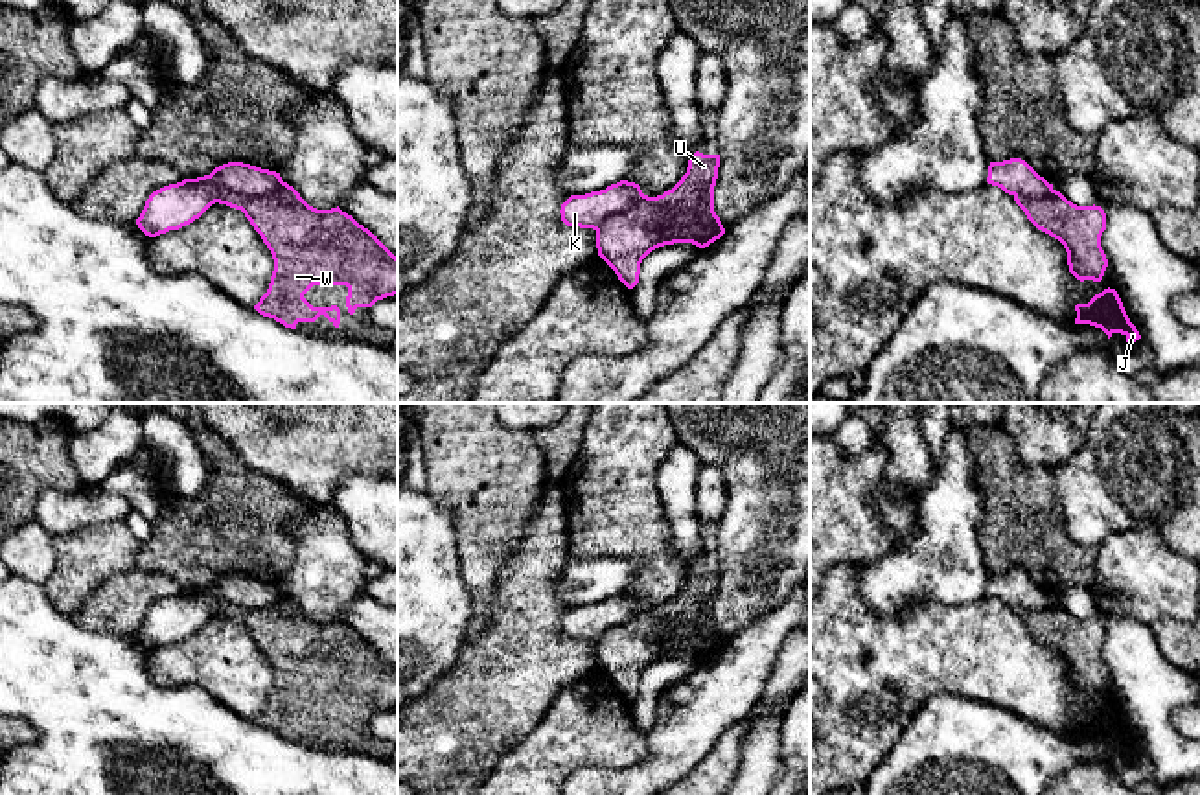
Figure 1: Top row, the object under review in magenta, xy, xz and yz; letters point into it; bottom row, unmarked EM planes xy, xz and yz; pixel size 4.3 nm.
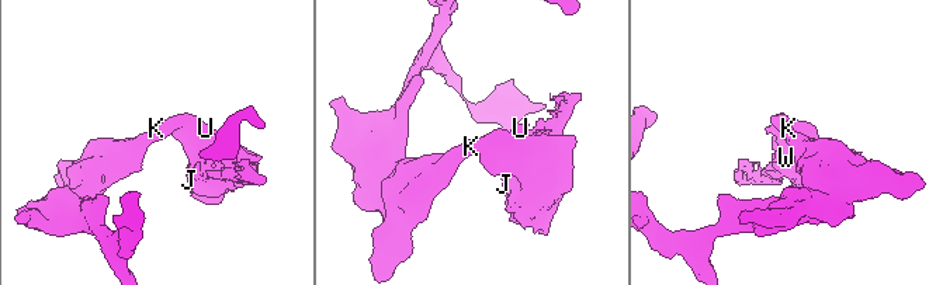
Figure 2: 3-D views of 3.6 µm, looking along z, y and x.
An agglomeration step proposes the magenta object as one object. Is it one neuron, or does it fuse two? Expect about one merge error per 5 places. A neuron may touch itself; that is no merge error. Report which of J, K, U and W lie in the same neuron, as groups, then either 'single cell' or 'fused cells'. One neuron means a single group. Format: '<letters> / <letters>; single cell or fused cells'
J U W / K; fused cells

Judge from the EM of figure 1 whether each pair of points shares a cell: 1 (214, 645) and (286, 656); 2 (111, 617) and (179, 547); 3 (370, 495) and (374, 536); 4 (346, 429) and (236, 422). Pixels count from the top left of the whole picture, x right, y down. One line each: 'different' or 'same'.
1: different
2: different
3: same
4: same

